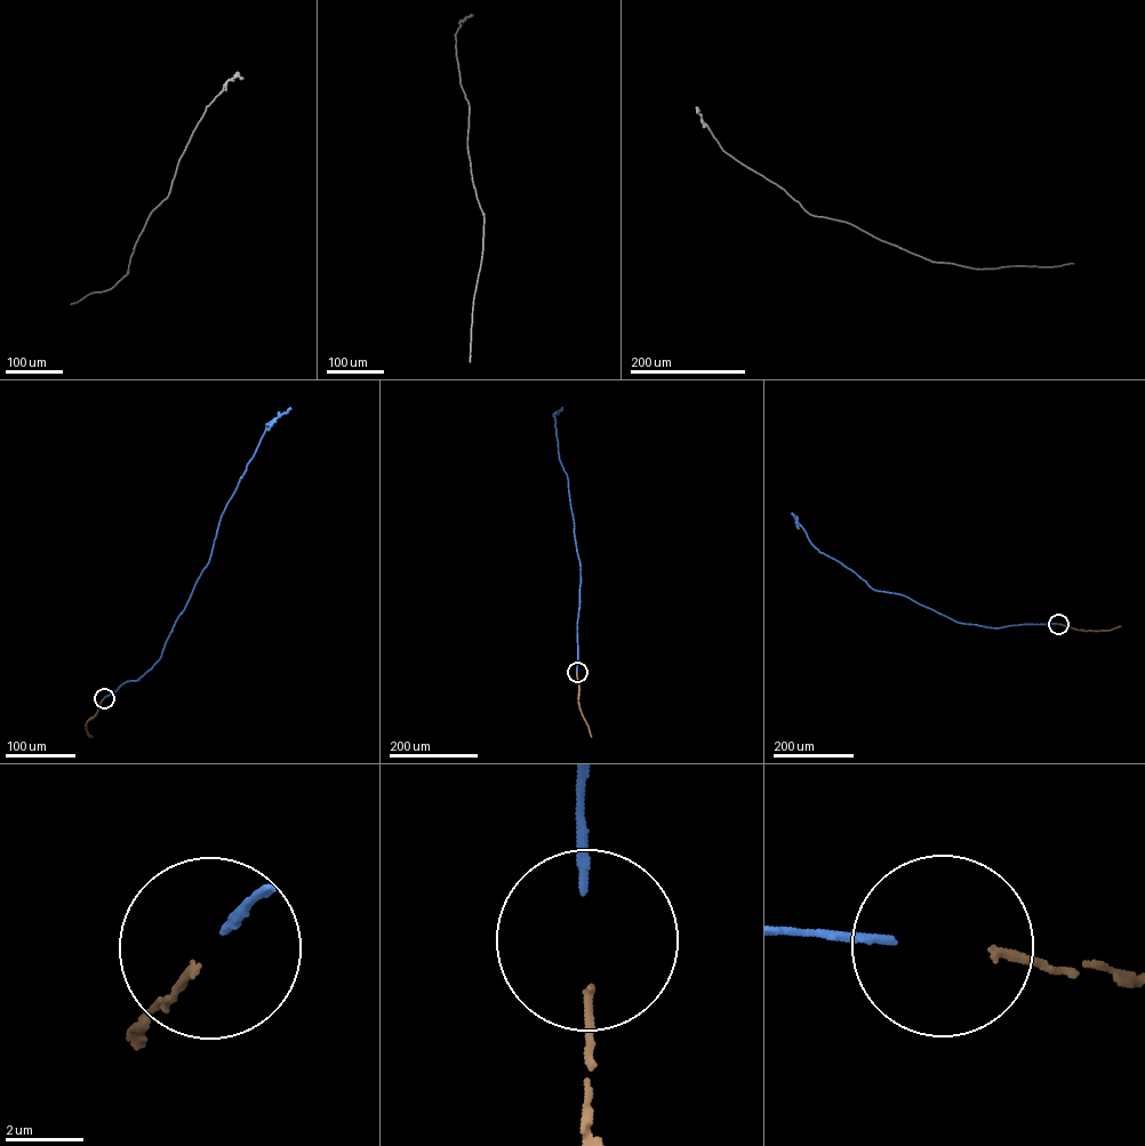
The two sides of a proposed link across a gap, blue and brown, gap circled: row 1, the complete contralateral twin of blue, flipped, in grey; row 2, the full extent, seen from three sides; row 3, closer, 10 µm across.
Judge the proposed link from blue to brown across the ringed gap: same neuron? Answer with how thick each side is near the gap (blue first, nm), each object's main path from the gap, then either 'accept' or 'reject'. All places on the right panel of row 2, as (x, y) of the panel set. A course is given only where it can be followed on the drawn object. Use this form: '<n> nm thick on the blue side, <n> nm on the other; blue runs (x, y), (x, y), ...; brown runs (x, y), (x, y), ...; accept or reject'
200 nm thick on the blue side, 200 nm on the other; blue runs (1057, 624), (999, 628), (962, 623), (904, 595), (875, 590), (850, 569), (819, 552), (791, 513); brown runs (1058, 624), (1086, 631), (1121, 626); accept

